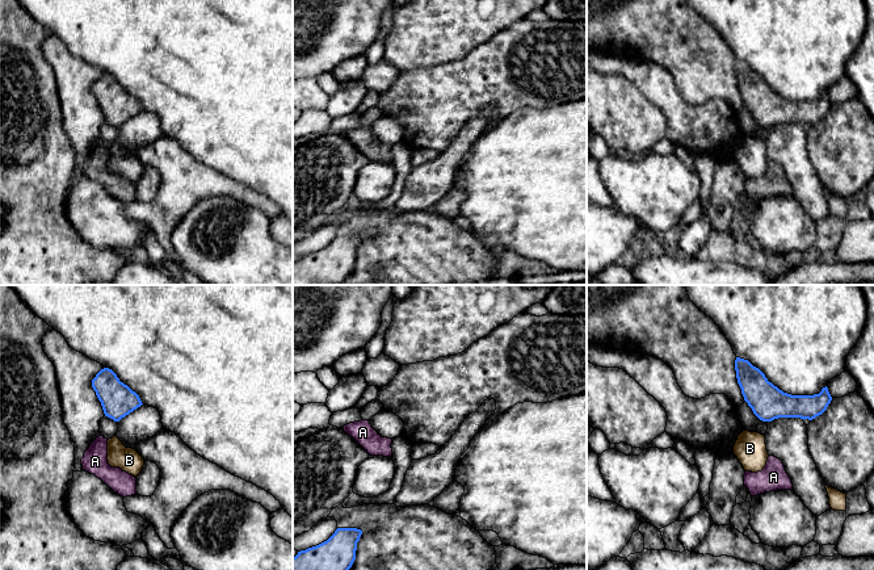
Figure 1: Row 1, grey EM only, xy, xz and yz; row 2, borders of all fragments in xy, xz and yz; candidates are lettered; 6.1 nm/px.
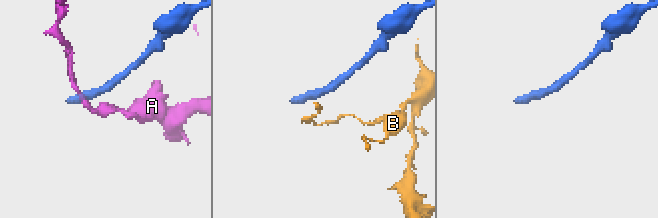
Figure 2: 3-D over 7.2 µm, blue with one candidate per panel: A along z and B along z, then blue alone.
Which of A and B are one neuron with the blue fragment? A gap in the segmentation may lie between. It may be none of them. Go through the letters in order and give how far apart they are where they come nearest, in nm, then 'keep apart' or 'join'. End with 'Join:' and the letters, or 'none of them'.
A: 120 nm apart; keep apart
B: 80 nm apart; keep apart
Join: none of them

